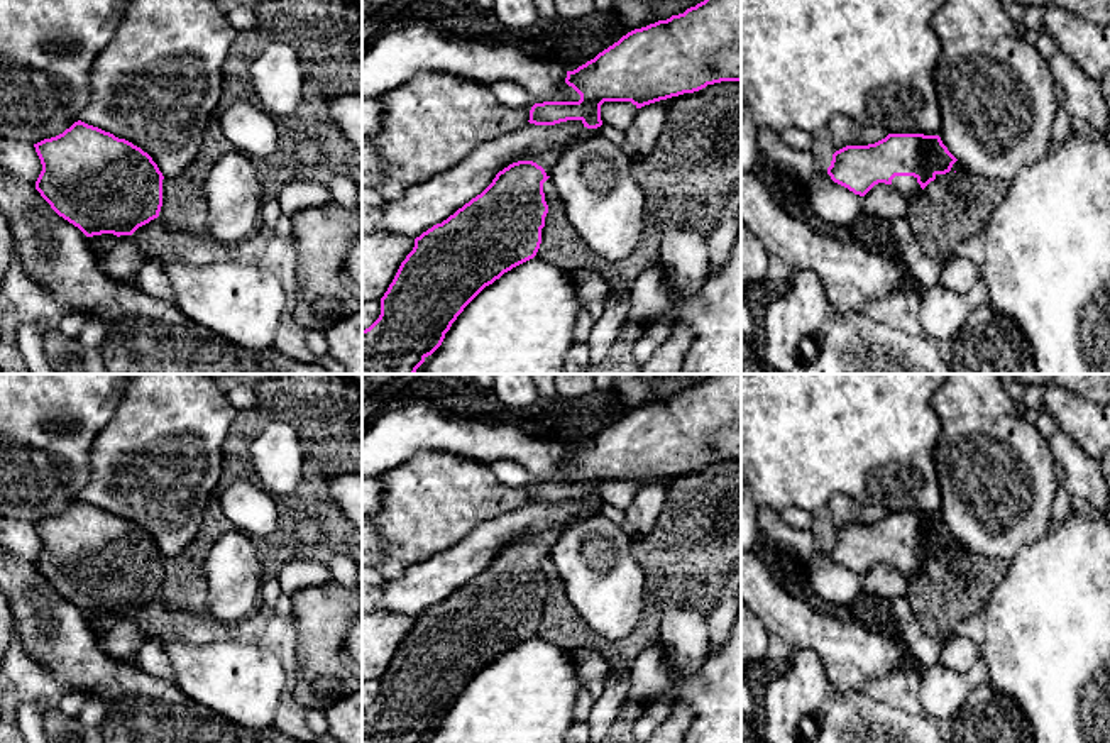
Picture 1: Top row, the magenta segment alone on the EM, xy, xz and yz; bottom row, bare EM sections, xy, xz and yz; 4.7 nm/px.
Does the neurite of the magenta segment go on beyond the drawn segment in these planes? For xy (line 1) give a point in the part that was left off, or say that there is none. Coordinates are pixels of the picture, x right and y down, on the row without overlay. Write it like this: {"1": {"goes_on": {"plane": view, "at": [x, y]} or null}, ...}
{"1": {"goes_on": null}}

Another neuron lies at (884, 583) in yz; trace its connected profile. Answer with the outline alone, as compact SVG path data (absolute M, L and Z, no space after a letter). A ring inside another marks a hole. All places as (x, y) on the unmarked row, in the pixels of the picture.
M878 562L863 575L863 591L876 603L907 597L909 577L892 564Z

